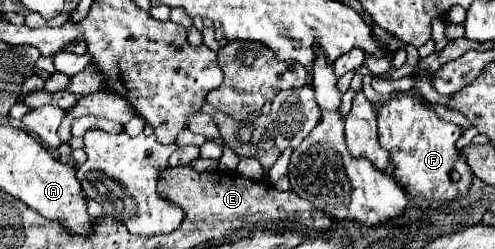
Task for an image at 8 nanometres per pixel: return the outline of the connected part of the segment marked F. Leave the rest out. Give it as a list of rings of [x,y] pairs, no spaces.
[[[393,93],[393,99],[379,109],[379,145],[389,151],[397,183],[417,199],[443,205],[461,199],[469,191],[473,173],[455,149],[455,141],[461,135],[463,129],[459,125],[441,121],[423,99],[409,93]]]

